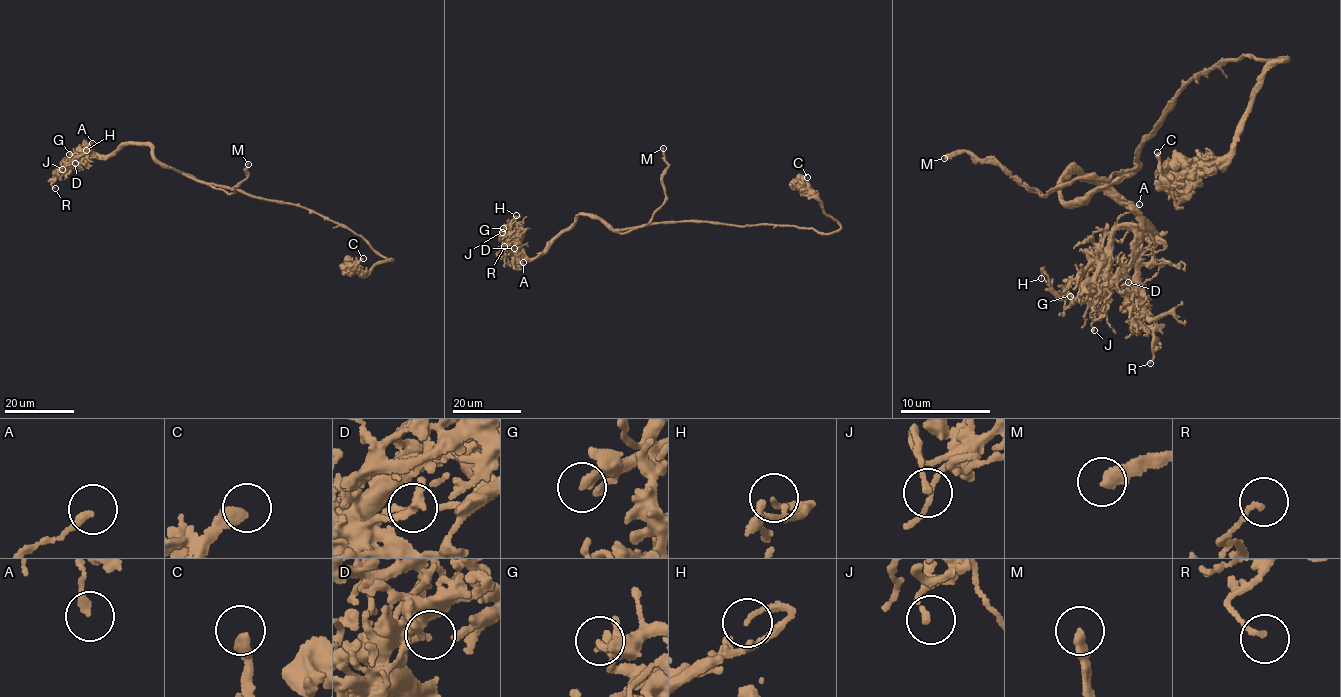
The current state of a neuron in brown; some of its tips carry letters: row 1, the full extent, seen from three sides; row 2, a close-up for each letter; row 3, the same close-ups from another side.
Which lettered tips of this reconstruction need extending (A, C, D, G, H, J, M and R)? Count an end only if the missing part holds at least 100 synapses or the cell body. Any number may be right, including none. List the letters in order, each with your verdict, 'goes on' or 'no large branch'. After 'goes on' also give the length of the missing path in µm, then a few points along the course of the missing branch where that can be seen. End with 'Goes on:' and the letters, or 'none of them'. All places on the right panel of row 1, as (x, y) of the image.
A: no large branch
C: no large branch
D: no large branch
G: no large branch
H: no large branch
J: no large branch
M: goes on; about 15 µm are missing; missing branch runs (944, 158), (937, 156), (923, 163), (915, 184), (895, 204)
R: no large branch
Goes on: M

